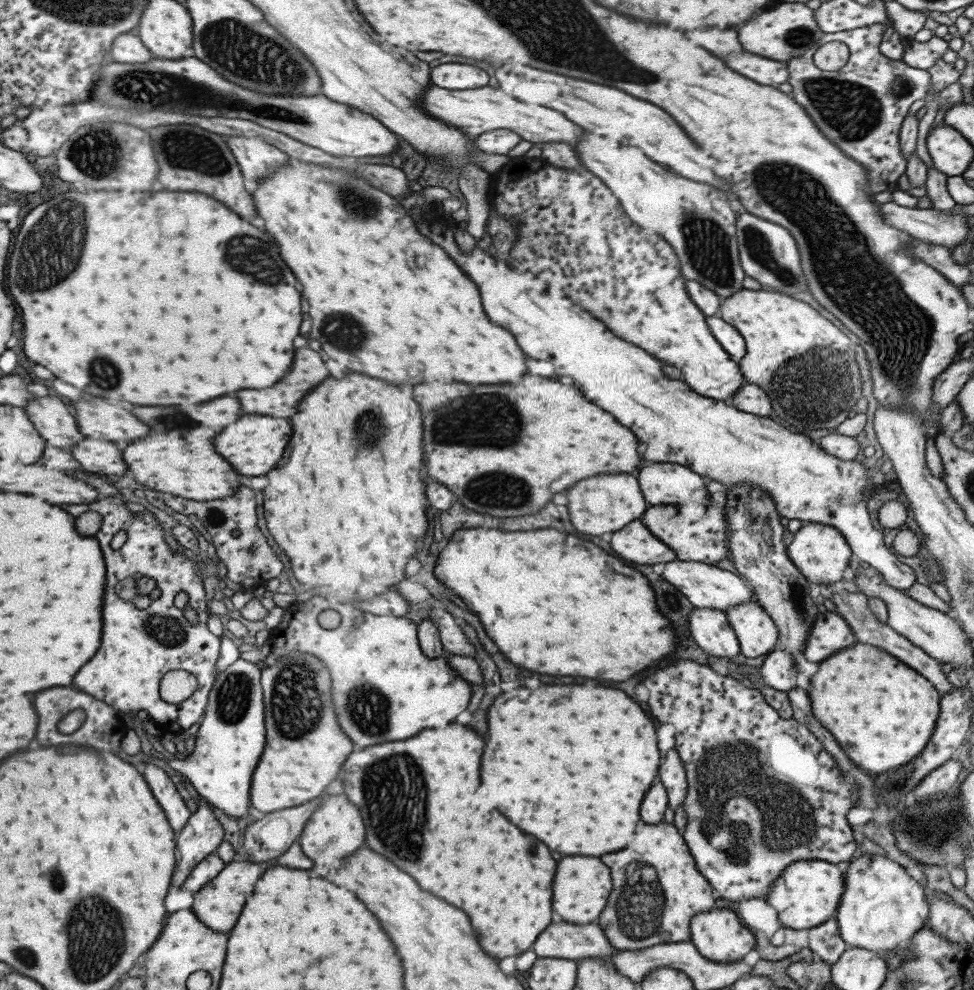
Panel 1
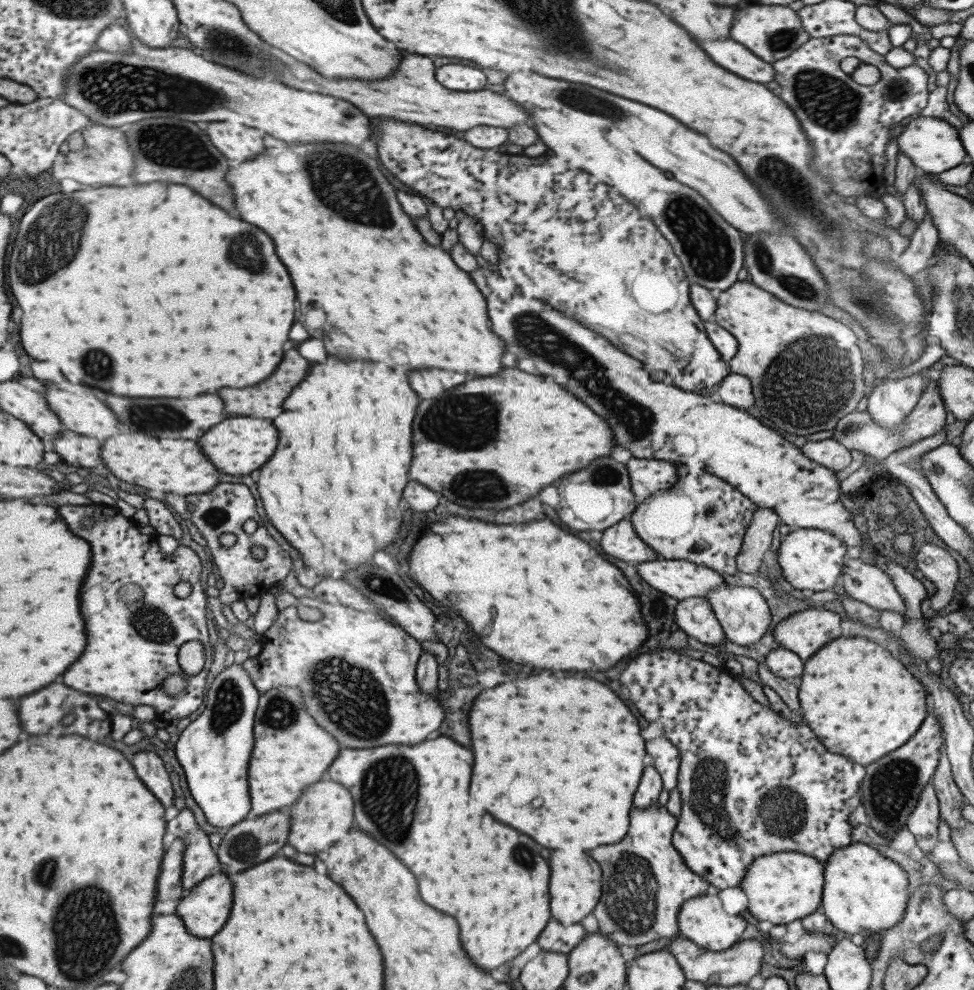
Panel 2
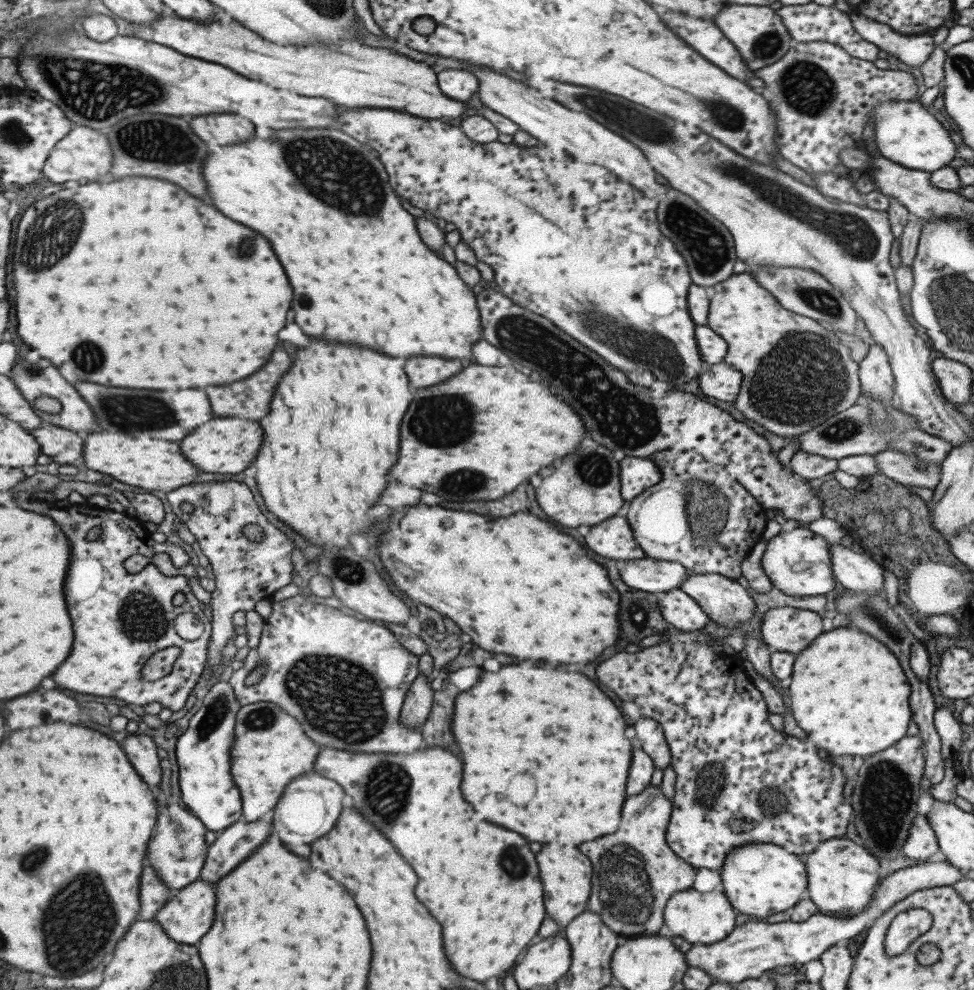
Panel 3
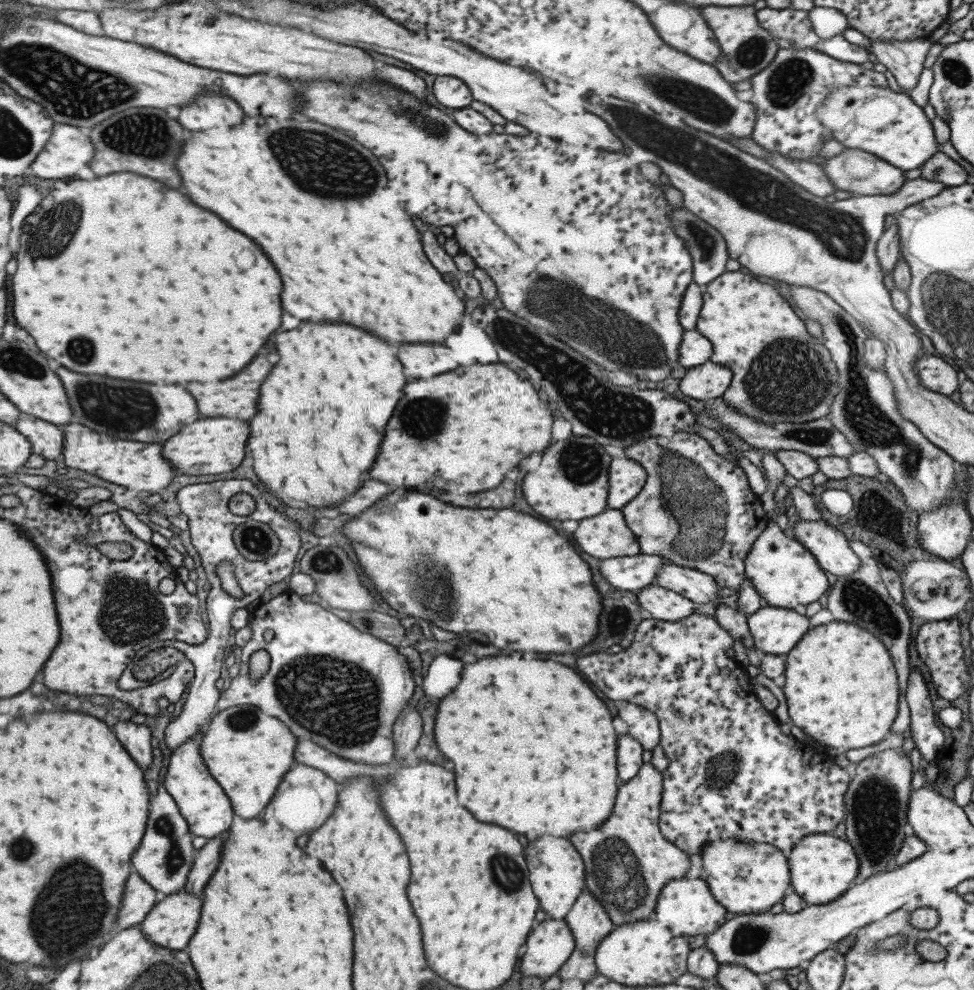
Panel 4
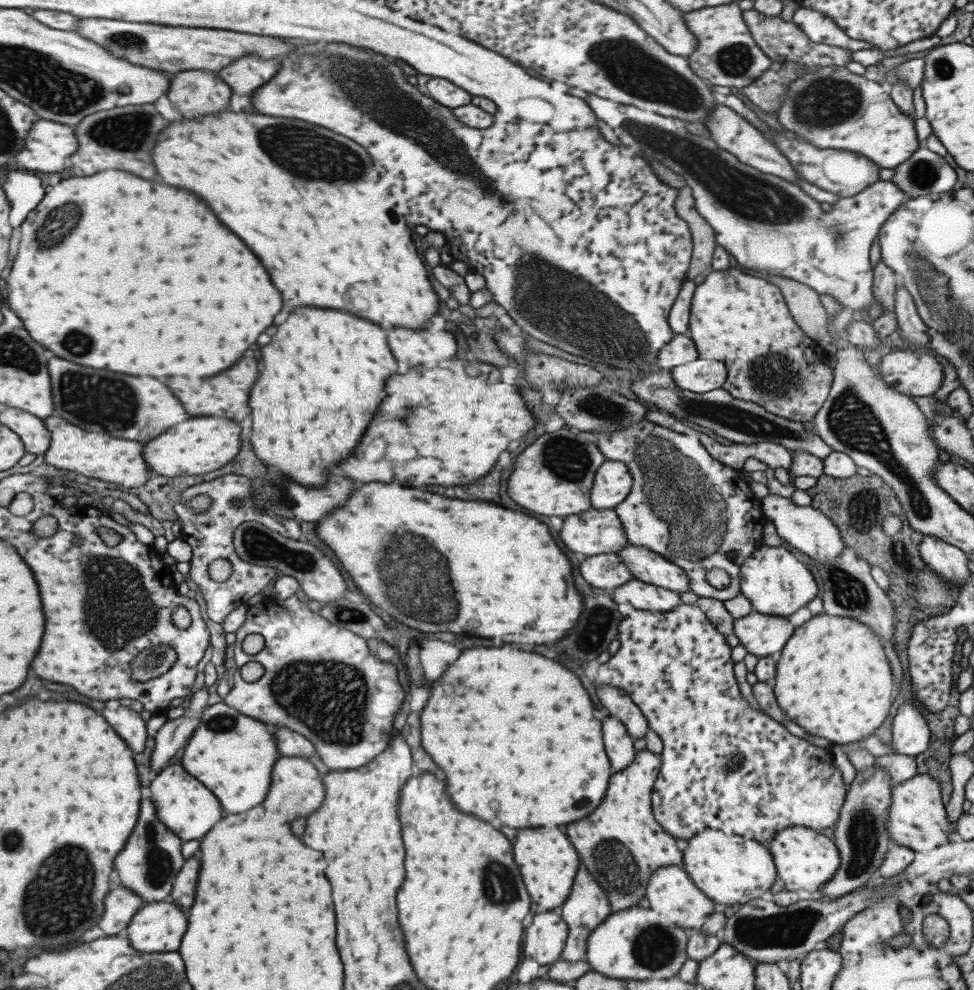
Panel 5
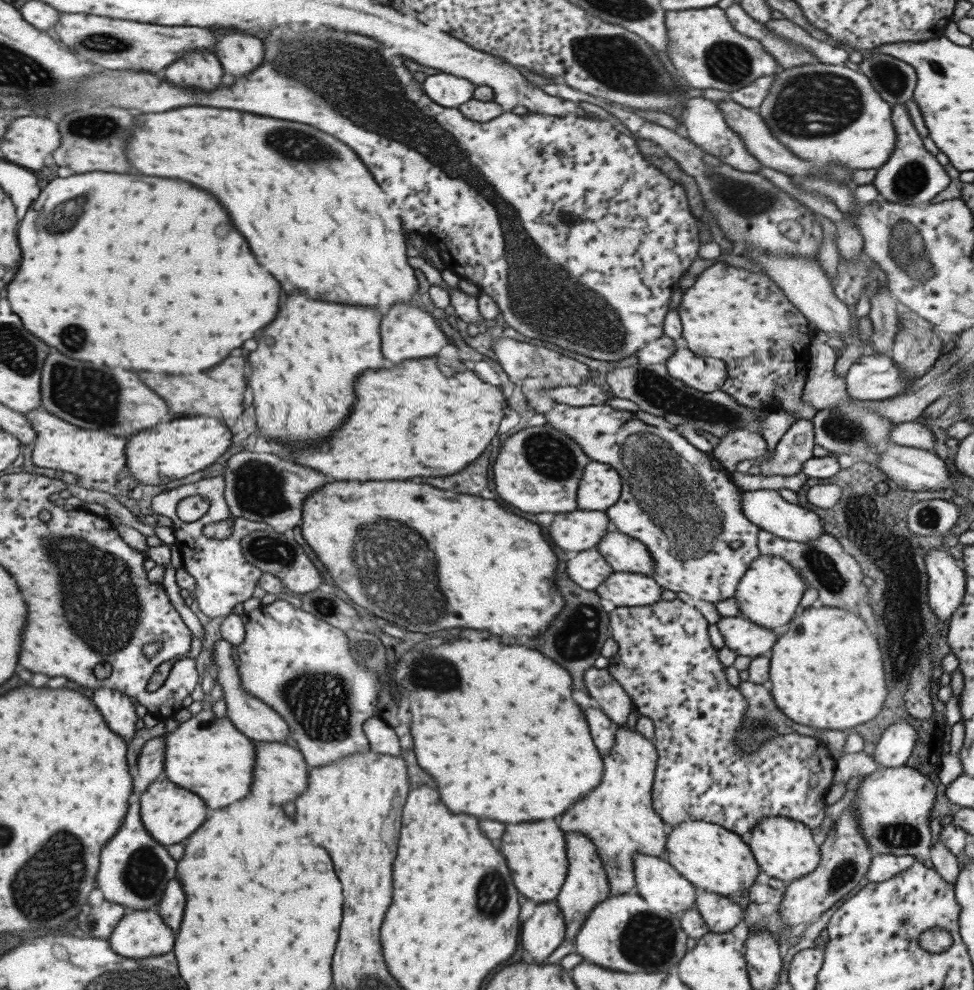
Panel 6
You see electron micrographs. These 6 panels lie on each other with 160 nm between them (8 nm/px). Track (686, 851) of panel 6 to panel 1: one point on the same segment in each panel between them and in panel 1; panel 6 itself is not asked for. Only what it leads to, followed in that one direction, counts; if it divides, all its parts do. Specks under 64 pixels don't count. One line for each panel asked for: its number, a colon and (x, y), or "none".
1: (807, 892)
2: (781, 887)
3: (759, 879)
4: (747, 878)
5: (729, 869)

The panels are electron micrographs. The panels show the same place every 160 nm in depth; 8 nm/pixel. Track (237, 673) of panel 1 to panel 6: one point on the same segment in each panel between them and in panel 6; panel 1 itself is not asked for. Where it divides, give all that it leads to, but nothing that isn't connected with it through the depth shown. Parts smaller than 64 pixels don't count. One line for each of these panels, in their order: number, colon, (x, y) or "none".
2: (213, 751)
3: (202, 752)
4: (201, 802)
5: (187, 808)
6: (169, 814)

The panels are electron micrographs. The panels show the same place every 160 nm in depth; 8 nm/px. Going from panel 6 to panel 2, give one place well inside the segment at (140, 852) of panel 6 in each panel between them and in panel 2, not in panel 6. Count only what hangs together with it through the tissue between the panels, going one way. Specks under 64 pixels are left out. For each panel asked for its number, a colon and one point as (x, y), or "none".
2: (199, 860)
3: (176, 852)
4: (164, 855)
5: (147, 866)

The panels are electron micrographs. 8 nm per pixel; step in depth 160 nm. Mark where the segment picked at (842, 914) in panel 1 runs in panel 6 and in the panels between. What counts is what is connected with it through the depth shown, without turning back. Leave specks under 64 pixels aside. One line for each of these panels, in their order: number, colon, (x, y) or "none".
2: (864, 892)
3: (841, 875)
4: (821, 867)
5: (804, 859)
6: (782, 848)

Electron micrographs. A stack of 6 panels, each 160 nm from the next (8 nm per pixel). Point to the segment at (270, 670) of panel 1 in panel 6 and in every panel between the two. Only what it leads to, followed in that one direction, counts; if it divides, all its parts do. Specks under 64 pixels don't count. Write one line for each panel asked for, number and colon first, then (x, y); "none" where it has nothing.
2: (290, 753)
3: (269, 750)
4: (247, 752)
5: (232, 755)
6: (206, 756)

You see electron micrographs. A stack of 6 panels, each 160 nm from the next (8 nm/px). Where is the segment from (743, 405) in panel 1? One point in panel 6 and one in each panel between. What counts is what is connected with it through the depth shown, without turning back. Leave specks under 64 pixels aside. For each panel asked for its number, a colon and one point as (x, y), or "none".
2: (734, 390)
3: (719, 381)
4: (708, 380)
5: (700, 375)
6: (706, 375)

